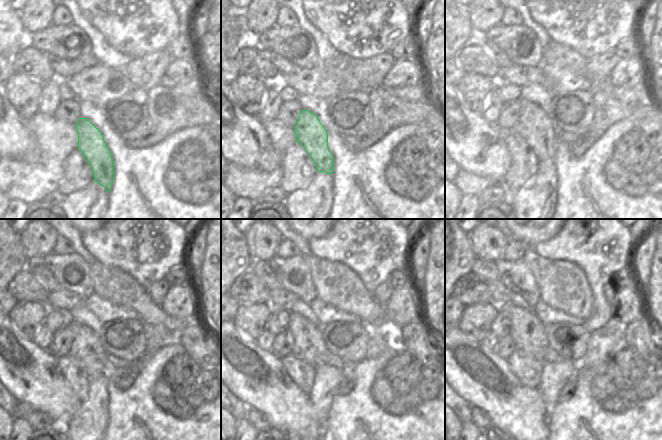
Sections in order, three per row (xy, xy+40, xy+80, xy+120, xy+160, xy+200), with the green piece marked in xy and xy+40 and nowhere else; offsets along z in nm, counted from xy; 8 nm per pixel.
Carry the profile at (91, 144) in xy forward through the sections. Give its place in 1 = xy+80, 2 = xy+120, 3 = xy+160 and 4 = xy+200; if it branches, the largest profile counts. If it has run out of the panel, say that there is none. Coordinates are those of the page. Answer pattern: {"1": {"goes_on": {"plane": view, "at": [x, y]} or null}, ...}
{"1": {"goes_on": {"plane": "xy+80", "at": [534, 126]}}, "2": {"goes_on": {"plane": "xy+120", "at": [87, 350]}}, "3": {"goes_on": {"plane": "xy+160", "at": [309, 345]}}, "4": {"goes_on": {"plane": "xy+200", "at": [527, 332]}}}

